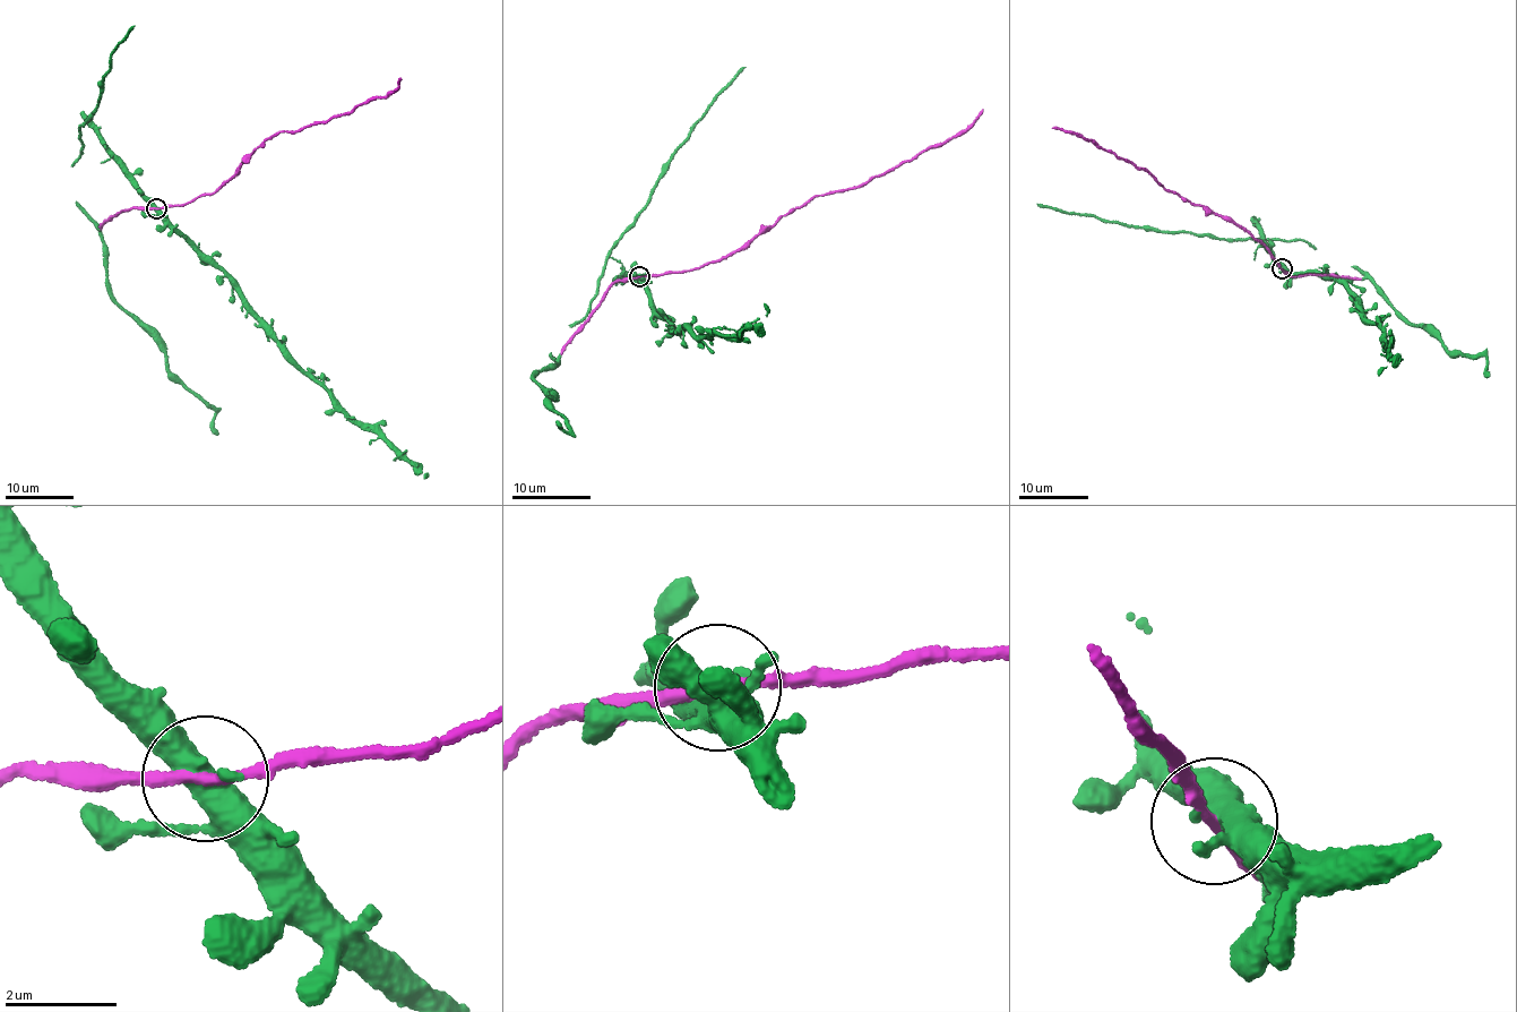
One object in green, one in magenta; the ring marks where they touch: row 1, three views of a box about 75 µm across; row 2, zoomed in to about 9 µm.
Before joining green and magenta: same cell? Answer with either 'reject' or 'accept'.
accept

